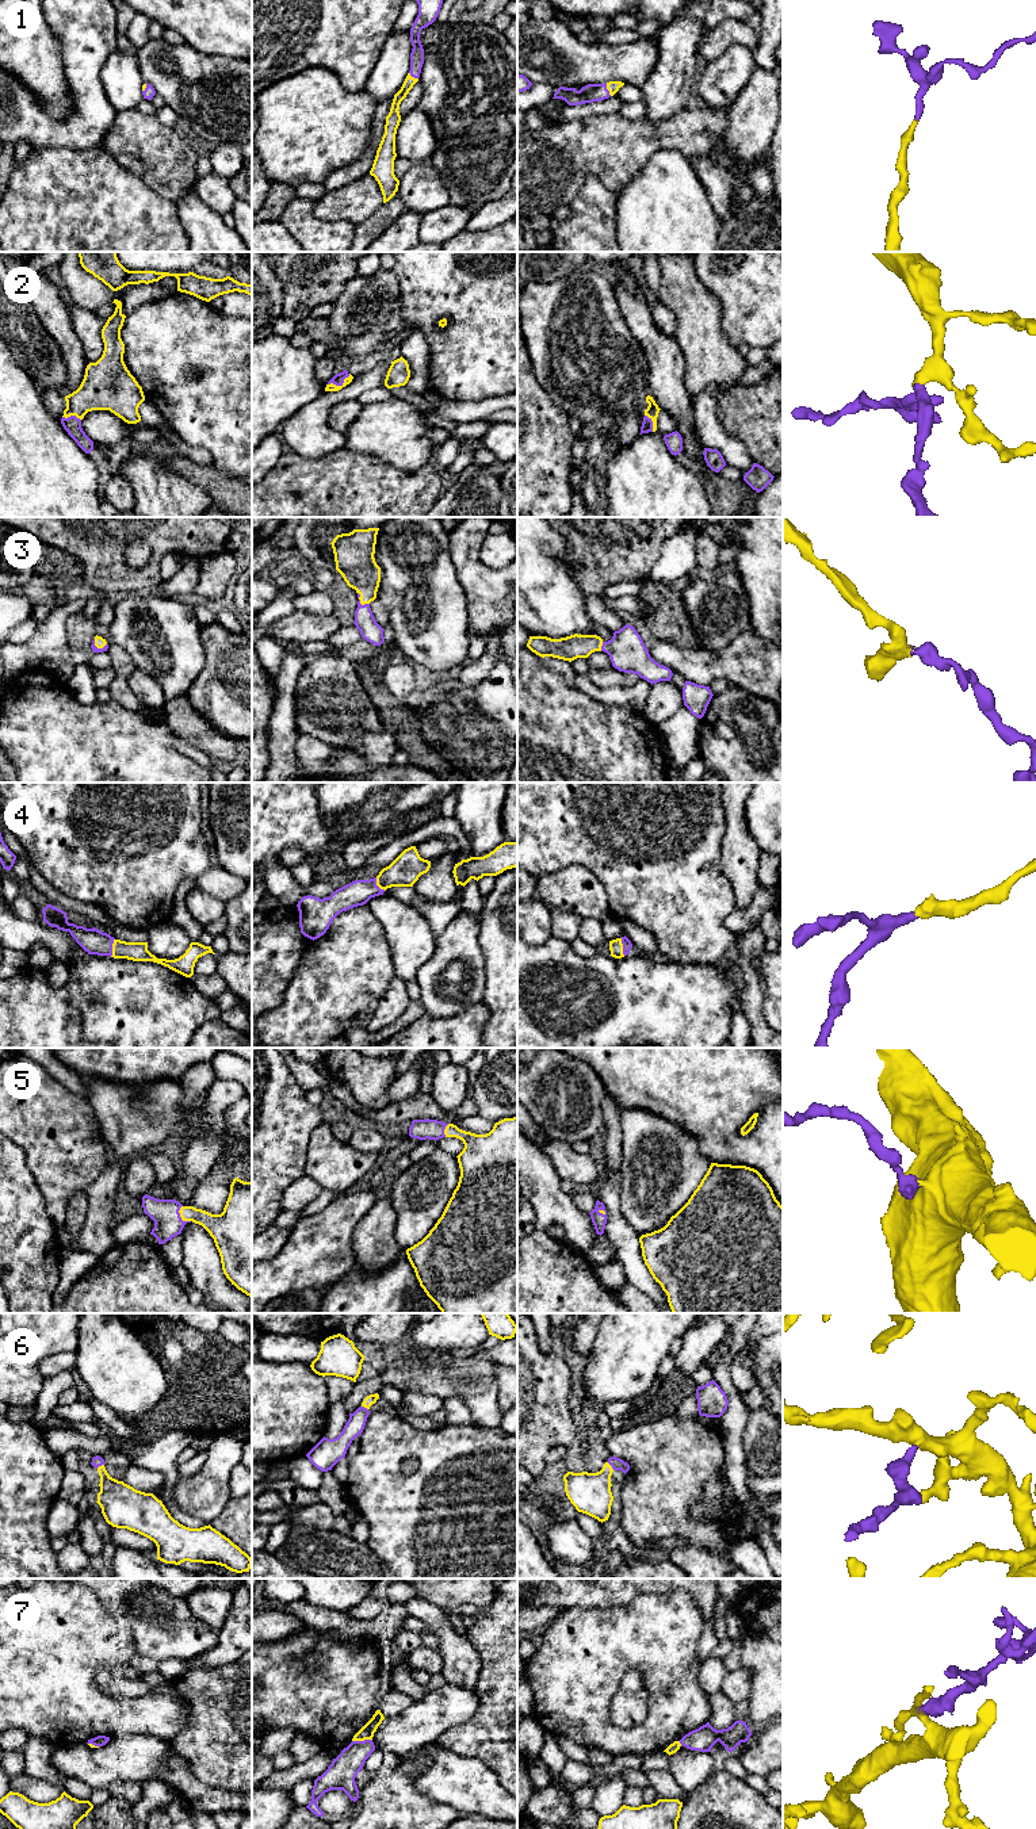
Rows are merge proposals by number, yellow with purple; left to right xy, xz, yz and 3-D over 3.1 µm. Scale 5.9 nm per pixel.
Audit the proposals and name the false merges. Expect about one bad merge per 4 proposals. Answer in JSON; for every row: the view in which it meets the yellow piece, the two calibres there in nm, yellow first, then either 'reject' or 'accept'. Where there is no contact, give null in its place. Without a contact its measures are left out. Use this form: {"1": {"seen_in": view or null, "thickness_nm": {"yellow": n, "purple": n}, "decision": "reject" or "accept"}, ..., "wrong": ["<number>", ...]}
{"1": {"seen_in": "yz", "thickness_nm": {"yellow": 70, "purple": 110}, "decision": "accept"}, "2": {"seen_in": "xz", "thickness_nm": {"yellow": 50, "purple": 70}, "decision": "accept"}, "3": {"seen_in": "xz", "thickness_nm": {"yellow": 220, "purple": 120}, "decision": "accept"}, "4": {"seen_in": "xy", "thickness_nm": {"yellow": 110, "purple": 150}, "decision": "accept"}, "5": {"seen_in": "xy", "thickness_nm": {"yellow": 160, "purple": 160}, "decision": "accept"}, "6": {"seen_in": "yz", "thickness_nm": {"yellow": 240, "purple": 70}, "decision": "accept"}, "7": {"seen_in": "xz", "thickness_nm": {"yellow": 80, "purple": 180}, "decision": "reject"}, "wrong": ["7"]}

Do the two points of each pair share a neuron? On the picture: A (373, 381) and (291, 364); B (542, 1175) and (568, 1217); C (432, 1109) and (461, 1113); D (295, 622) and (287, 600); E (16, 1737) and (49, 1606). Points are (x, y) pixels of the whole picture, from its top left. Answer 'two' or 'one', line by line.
A: two
B: one
C: one
D: two
E: two

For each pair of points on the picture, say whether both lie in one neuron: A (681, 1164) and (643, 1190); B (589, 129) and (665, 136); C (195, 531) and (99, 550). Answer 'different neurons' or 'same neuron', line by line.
A: same neuron
B: same neuron
C: same neuron

